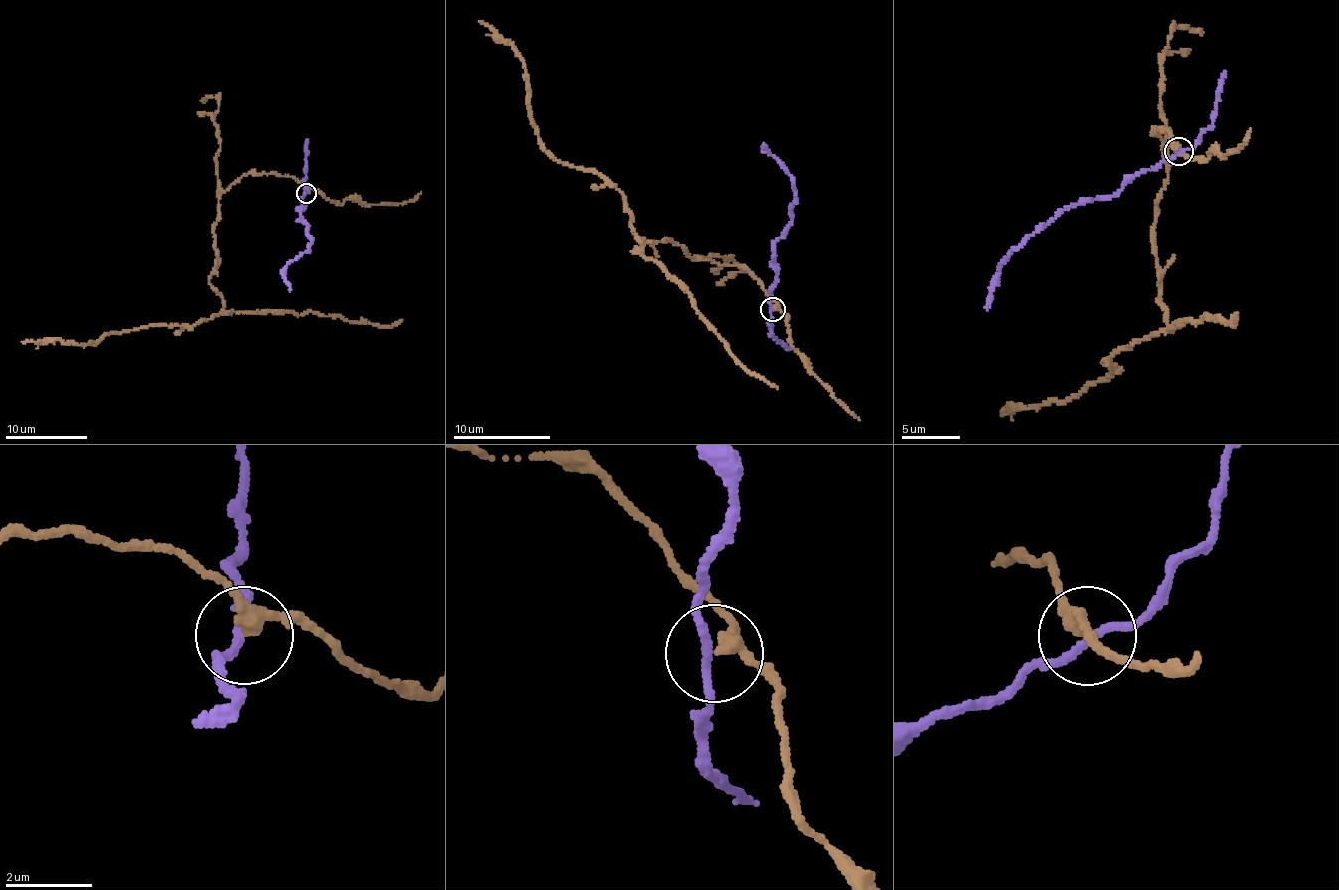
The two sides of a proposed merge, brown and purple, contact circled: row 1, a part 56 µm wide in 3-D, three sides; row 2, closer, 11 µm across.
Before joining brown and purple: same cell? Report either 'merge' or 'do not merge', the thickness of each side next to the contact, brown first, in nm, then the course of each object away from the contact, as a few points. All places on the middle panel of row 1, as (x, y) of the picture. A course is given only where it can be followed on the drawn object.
do not merge; calibres 240 and 180 nm; course brown (772, 310), (745, 270), (671, 241), (638, 239), (637, 251), (626, 197), (540, 143), (523, 60), (478, 21); course purple (772, 310), (770, 295), (776, 271), (772, 261), (775, 243), (789, 225), (795, 195), (792, 175), (762, 145)

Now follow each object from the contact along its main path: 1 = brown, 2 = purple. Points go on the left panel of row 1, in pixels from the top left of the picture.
1: (306, 193), (290, 176), (258, 173), (220, 195), (209, 284), (230, 313), (96, 343), (21, 342)
2: (306, 193), (300, 196), (302, 220), (298, 219), (306, 223), (311, 241), (287, 266), (285, 278), (289, 291)

